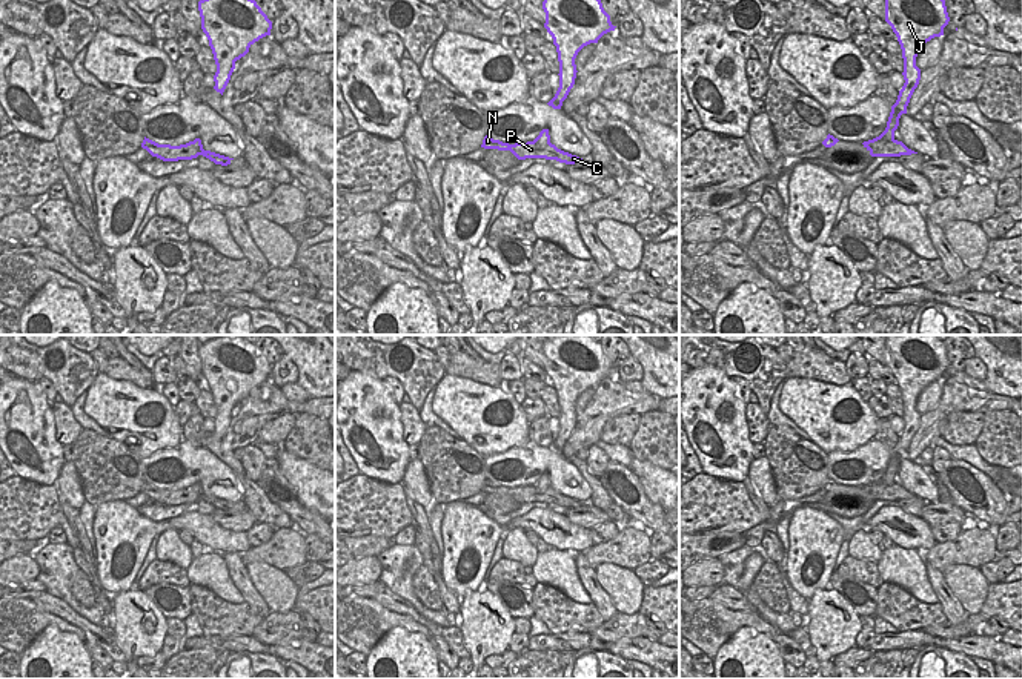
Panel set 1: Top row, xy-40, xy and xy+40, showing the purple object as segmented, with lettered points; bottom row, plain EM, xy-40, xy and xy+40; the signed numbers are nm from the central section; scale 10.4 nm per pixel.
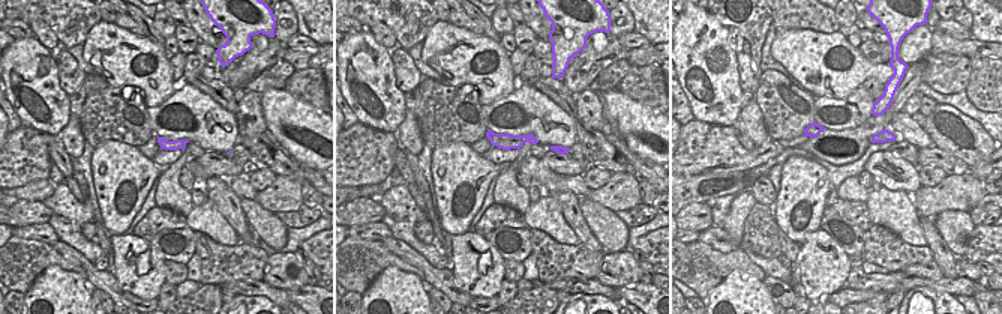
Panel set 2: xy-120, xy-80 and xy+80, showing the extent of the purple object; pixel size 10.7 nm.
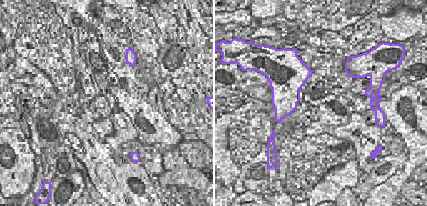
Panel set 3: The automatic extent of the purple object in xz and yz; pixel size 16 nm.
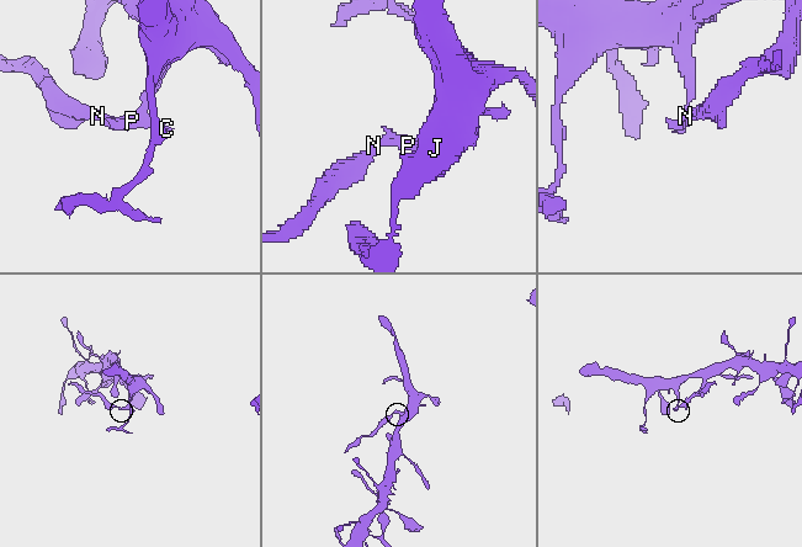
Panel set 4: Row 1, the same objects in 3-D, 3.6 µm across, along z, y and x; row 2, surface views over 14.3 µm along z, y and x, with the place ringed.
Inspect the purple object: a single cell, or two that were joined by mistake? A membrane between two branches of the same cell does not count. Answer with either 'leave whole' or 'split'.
split

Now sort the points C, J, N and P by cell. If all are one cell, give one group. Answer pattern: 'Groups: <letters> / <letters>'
Groups: C N P / J

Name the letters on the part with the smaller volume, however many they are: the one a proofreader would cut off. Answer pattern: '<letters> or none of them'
C, N, P

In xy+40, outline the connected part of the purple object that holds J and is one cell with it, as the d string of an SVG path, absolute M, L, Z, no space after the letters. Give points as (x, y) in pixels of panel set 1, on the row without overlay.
M887 335L885 366L898 381L904 402L904 430L911 442L921 424L916 401L934 381L944 379L950 361L944 341L934 335Z

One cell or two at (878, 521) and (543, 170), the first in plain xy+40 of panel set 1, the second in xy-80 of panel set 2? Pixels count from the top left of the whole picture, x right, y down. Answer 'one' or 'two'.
one

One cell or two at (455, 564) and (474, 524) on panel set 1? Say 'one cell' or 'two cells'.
one cell

